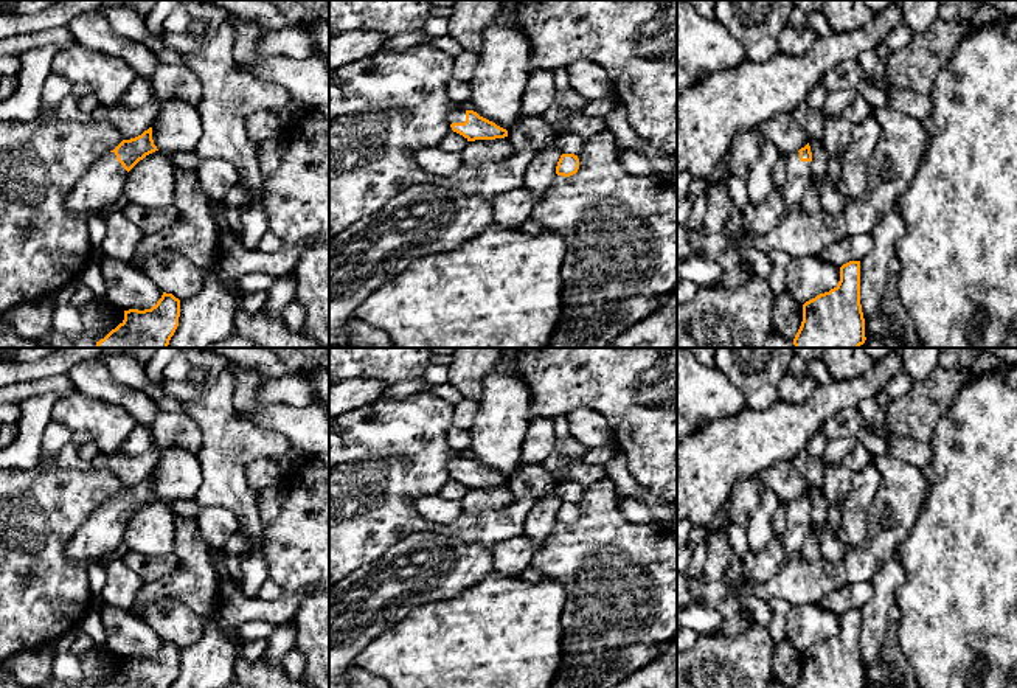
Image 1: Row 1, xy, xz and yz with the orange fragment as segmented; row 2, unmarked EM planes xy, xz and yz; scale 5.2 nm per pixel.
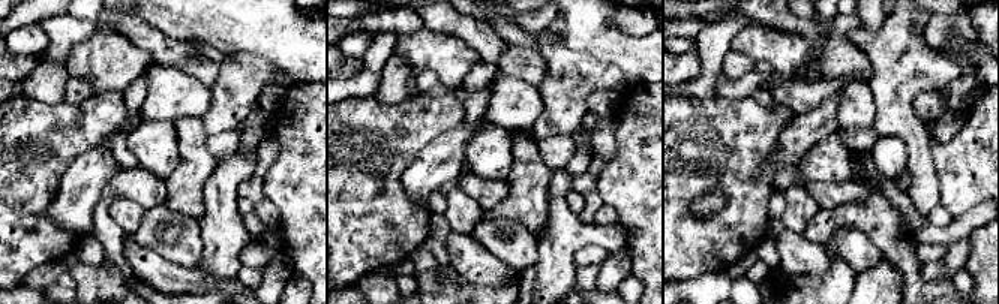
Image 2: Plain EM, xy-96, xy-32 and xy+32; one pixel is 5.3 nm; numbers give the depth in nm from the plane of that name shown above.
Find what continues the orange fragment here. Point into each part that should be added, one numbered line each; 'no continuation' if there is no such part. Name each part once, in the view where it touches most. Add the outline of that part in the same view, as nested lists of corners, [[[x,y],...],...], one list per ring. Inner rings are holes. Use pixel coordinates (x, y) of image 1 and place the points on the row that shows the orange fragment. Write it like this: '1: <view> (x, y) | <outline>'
1: xz (457, 115) | [[[455,109],[449,113],[449,123],[464,123],[466,121],[466,110]]]

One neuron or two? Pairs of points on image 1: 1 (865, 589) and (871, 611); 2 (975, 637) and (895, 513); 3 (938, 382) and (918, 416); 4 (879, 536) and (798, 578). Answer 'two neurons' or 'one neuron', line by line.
1: two neurons
2: two neurons
3: one neuron
4: one neuron

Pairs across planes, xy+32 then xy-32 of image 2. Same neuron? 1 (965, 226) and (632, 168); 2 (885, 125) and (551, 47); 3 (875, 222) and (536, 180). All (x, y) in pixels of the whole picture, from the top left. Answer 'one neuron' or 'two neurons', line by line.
1: two neurons
2: one neuron
3: one neuron

